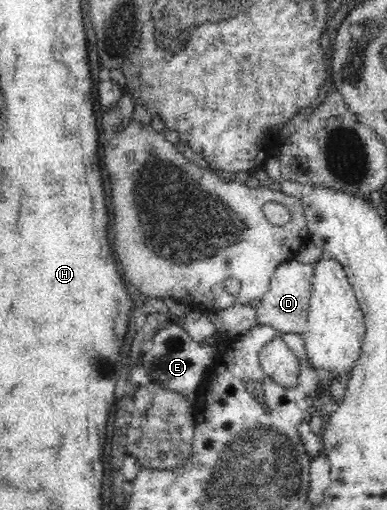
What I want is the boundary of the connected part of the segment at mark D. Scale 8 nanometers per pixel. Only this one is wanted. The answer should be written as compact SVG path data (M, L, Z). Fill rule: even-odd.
M295 258L284 261L272 274L269 290L257 306L257 324L274 327L279 333L304 334L308 330L309 301L314 263L300 264Z

